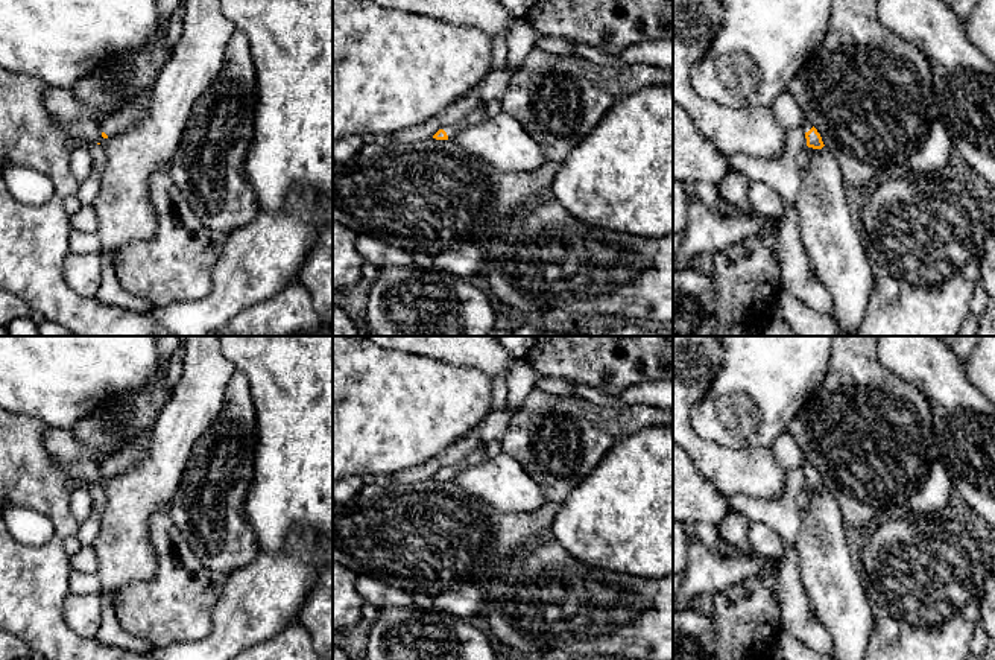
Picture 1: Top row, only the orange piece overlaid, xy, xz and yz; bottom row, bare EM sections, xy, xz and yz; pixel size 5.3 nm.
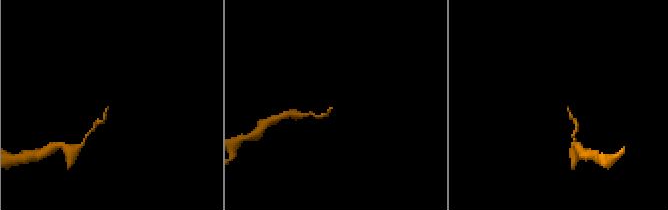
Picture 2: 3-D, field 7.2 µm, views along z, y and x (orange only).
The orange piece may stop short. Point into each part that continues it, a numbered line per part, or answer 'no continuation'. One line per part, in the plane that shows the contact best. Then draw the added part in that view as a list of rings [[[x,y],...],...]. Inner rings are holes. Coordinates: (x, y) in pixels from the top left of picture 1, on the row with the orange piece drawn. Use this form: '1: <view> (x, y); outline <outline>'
1: xz (477, 116); outline [[[480,106],[469,113],[463,120],[444,126],[448,138],[454,138],[462,129],[488,120],[485,106]]]

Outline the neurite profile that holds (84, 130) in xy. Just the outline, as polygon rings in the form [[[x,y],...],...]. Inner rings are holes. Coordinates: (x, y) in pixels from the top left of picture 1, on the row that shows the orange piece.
[[[79,119],[79,120],[59,120],[62,128],[84,143],[99,143],[100,146],[106,148],[109,138],[102,137],[102,131],[99,123],[90,119]]]

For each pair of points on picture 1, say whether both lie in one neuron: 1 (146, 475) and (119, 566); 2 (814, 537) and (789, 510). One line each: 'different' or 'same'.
1: same
2: different

